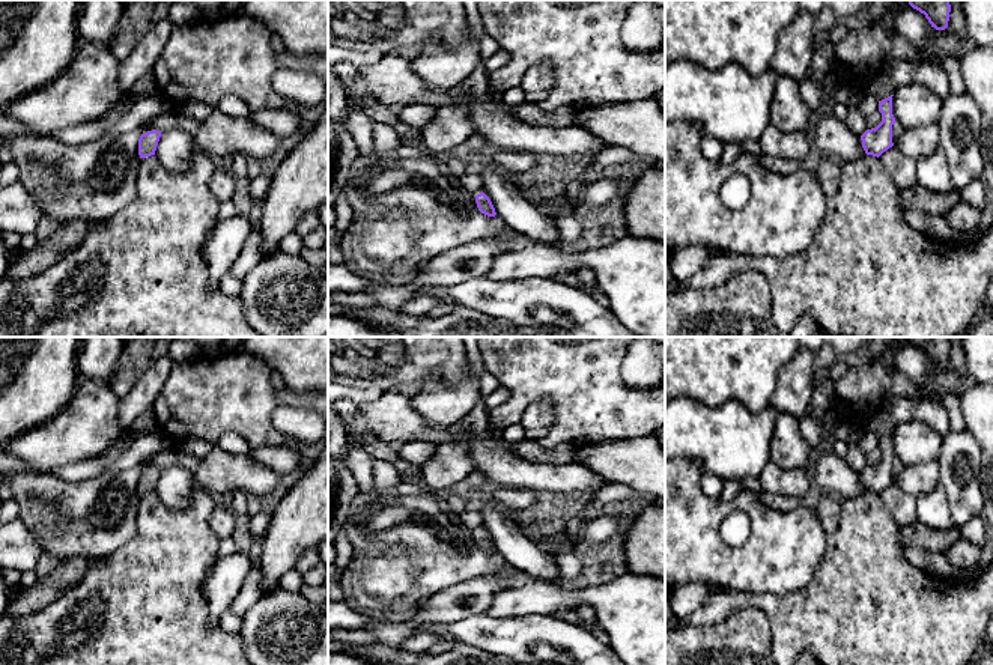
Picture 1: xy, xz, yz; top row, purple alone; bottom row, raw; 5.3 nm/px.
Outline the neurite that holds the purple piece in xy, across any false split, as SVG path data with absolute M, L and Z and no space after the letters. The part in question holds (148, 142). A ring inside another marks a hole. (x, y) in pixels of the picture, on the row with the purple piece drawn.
M156 129L147 131L140 135L140 138L138 138L140 158L155 155L159 137L161 137L161 131L156 131Z

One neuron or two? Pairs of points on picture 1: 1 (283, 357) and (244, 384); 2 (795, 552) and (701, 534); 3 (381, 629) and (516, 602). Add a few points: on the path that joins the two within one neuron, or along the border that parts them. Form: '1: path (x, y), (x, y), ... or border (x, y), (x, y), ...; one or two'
1: border (249, 352), (259, 357), (271, 369); two
2: path (772, 554), (724, 554); one
3: border (512, 586), (500, 589), (485, 611); two

